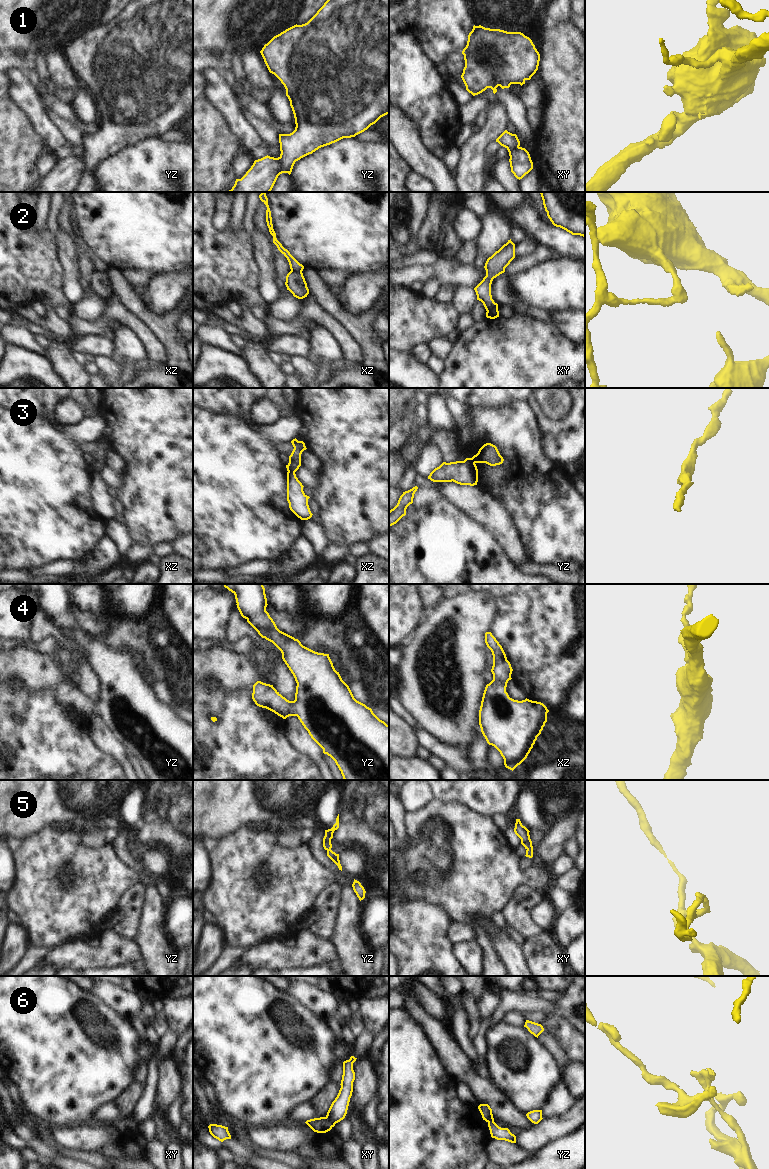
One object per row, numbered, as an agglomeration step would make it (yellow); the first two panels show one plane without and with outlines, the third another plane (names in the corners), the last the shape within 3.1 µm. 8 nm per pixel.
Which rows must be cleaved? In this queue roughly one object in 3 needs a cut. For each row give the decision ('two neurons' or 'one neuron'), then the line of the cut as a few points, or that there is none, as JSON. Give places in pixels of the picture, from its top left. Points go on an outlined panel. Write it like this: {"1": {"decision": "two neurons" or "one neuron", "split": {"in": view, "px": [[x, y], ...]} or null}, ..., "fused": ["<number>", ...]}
{"1": {"decision": "one neuron", "split": null}, "2": {"decision": "two neurons", "split": {"in": "xz", "px": [[291, 270], [301, 272]]}}, "3": {"decision": "two neurons", "split": {"in": "xz", "px": [[288, 471], [294, 472]]}}, "4": {"decision": "one neuron", "split": null}, "5": {"decision": "one neuron", "split": null}, "6": {"decision": "two neurons", "split": {"in": "xy", "px": [[326, 1116], [334, 1124]]}}, "fused": ["2", "3", "6"]}

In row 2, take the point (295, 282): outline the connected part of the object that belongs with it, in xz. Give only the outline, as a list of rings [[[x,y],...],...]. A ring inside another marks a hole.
[[[290,271],[286,276],[285,285],[294,297],[303,299],[309,294],[309,289],[302,272]]]

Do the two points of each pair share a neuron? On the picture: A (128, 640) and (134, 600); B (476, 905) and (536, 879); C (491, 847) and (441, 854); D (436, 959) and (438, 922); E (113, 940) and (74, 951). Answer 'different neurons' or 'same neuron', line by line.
A: different neurons
B: same neuron
C: same neuron
D: same neuron
E: same neuron

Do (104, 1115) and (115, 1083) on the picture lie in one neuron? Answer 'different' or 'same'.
different

